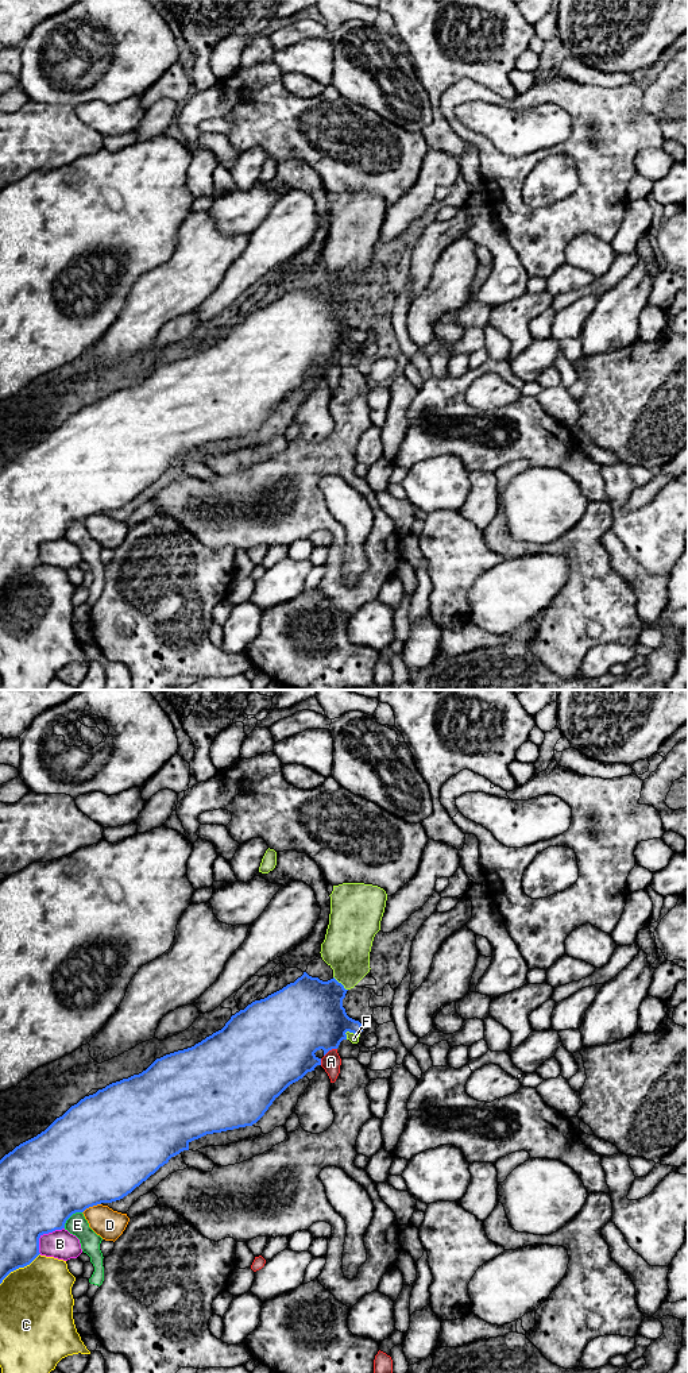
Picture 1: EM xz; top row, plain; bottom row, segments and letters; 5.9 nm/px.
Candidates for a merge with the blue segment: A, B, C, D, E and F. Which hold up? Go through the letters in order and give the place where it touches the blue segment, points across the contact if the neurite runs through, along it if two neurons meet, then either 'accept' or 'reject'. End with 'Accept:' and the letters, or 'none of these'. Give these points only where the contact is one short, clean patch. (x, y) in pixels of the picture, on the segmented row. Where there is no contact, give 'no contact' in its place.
A: meets blue in xz at (329, 1049); reject
B: meets blue in xz at (45, 1233); reject
C: meets blue in xz at (19, 1267); reject
D: meets blue in xz at (91, 1206); reject
E: meets blue in xz at (70, 1215); border along xz (81, 1211), (76, 1211), (64, 1227); reject
F: meets blue in xz at (352, 1032); reject
Accept: none of these

